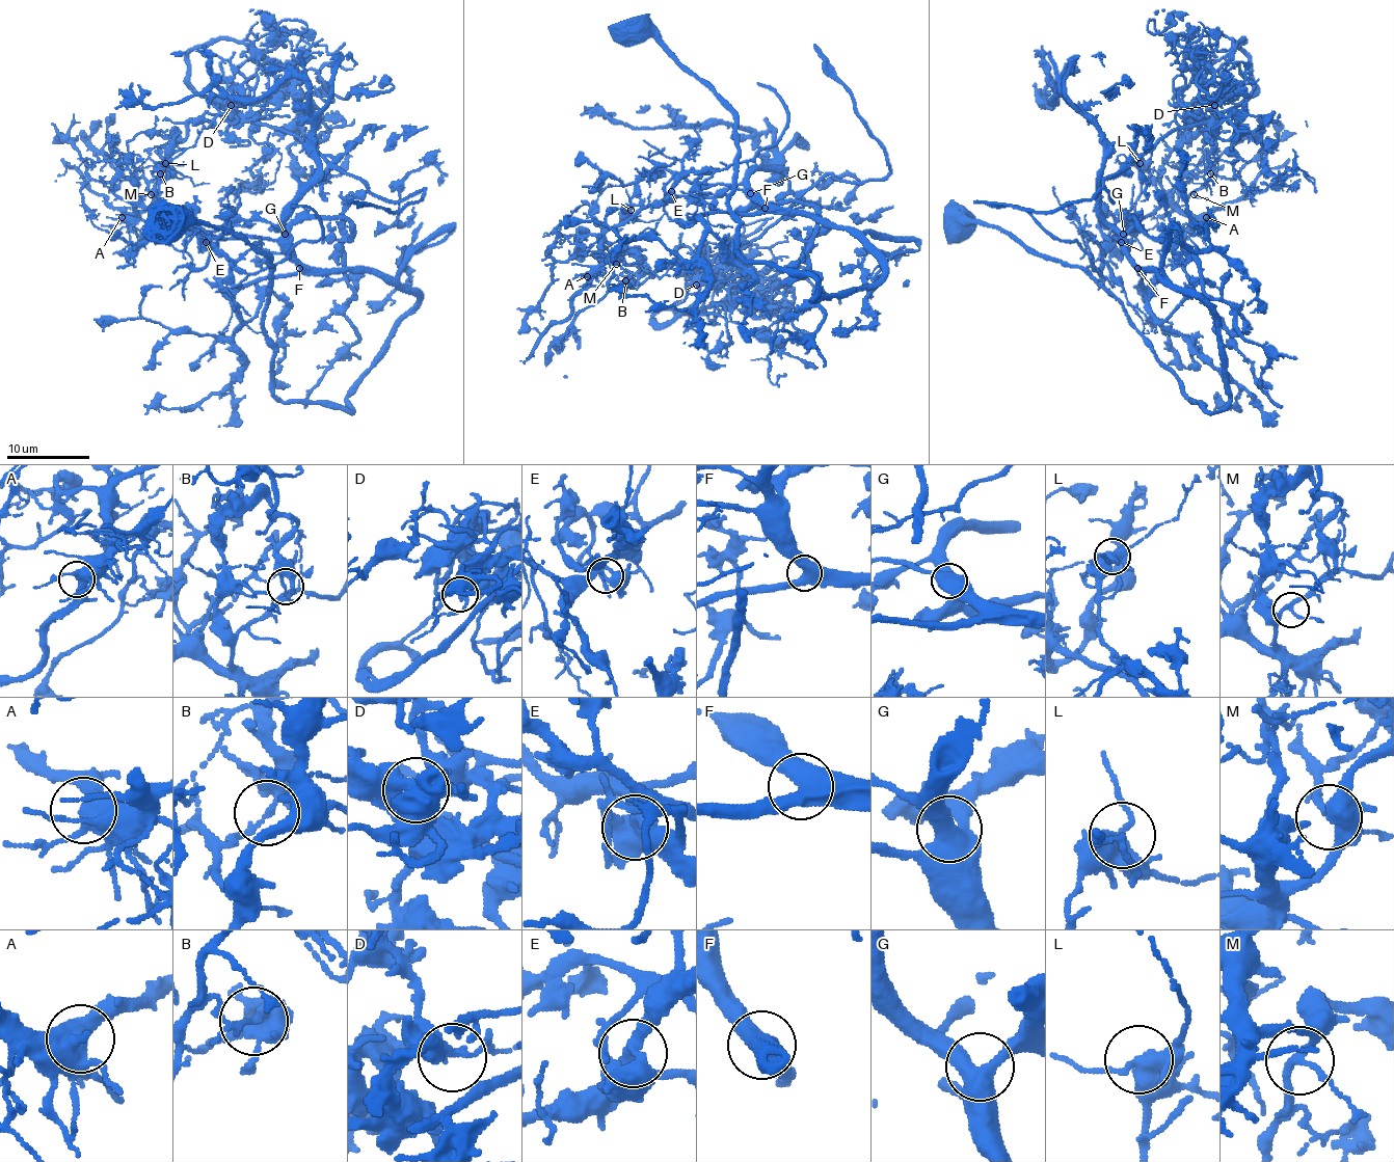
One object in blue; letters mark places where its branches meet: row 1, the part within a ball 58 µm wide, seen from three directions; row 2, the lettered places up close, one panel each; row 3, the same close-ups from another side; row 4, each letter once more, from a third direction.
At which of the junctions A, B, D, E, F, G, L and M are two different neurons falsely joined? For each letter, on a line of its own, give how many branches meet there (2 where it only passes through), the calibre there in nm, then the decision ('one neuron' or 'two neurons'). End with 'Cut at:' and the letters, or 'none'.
A: 3 | 480 nm | one neuron
B: 3 | 160 nm | two neurons
D: 3 | 190 nm | one neuron
E: 3 | 360 nm | two neurons
F: 3 | 500 nm | one neuron
G: 3 | 480 nm | one neuron
L: 3 | 400 nm | one neuron
M: 3 | 200 nm | one neuron
Cut at: B, E

